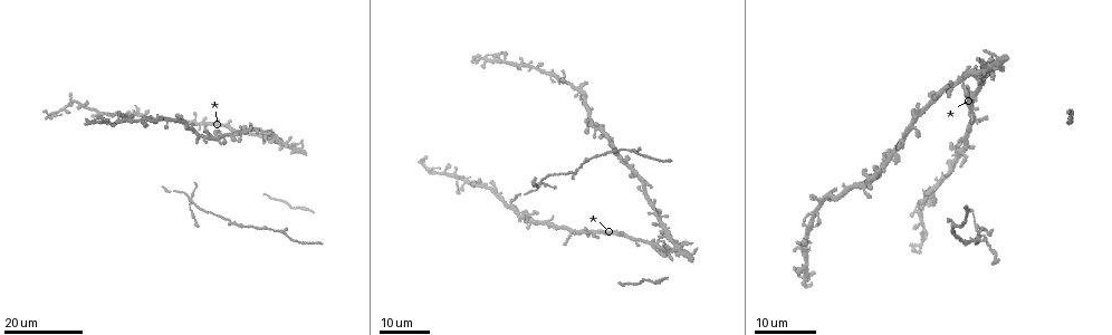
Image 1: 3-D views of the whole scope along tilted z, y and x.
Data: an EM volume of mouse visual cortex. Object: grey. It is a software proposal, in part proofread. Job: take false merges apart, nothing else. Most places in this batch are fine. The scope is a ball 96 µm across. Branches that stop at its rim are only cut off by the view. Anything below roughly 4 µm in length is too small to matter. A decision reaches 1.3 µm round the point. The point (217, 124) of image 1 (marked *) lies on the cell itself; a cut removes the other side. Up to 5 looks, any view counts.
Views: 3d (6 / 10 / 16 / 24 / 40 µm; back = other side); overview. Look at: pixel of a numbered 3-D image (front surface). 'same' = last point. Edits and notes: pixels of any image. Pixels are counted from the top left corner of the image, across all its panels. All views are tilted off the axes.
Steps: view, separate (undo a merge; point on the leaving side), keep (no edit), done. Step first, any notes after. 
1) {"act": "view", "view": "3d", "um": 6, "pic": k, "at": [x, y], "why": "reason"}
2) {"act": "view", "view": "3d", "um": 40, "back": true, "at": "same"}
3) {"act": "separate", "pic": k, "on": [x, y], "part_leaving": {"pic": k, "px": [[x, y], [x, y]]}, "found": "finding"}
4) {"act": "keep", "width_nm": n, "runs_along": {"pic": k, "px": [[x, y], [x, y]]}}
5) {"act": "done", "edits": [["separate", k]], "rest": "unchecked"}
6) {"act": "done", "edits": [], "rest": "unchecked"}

{"act": "view", "view": "3d", "um": 16, "pic": 1, "at": [976, 238], "why": "three arms meet"}

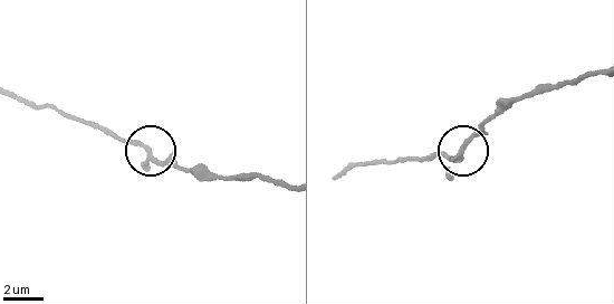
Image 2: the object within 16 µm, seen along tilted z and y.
{"act": "view", "view": "3d", "um": 10, "pic": 2, "at": [459, 156]}

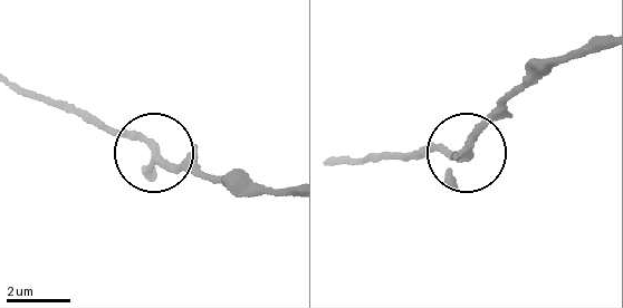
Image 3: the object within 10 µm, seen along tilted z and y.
{"act": "keep", "arms": 3, "found": "one cell here"}

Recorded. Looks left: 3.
{"act": "view", "view": "3d", "um": 16, "pic": 1, "at": [671, 250], "why": "three-way junction"}

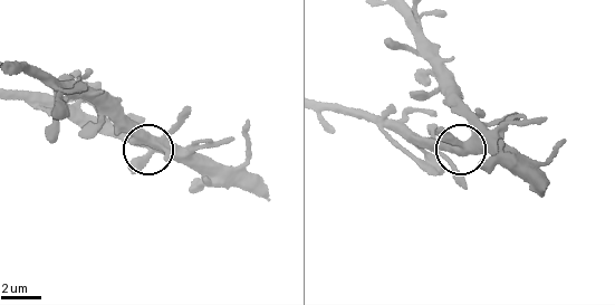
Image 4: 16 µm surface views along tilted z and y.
{"act": "view", "view": "3d", "um": 10, "pic": 4, "at": [471, 150]}

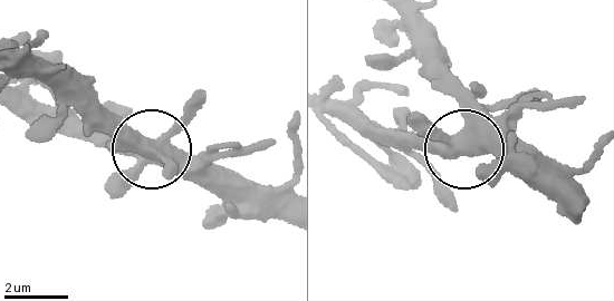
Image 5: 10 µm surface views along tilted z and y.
{"act": "view", "view": "3d", "um": 10, "back": true, "pic": 5, "at": [462, 149]}

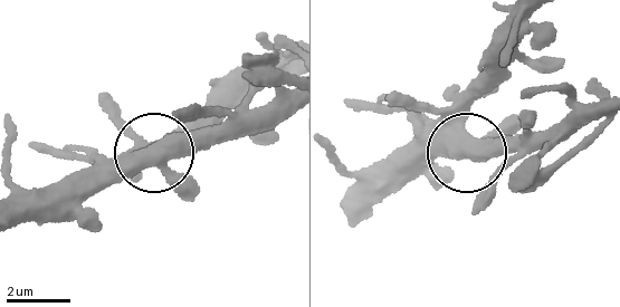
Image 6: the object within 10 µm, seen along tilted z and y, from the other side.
{"act": "keep", "runs_along": {"pic": 6, "px": [[286, 94], [228, 127], [182, 134], [136, 156], [68, 210]]}, "found": "all the same cell"}

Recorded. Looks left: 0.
{"act": "done", "edits": [], "rest": "unchecked"}

